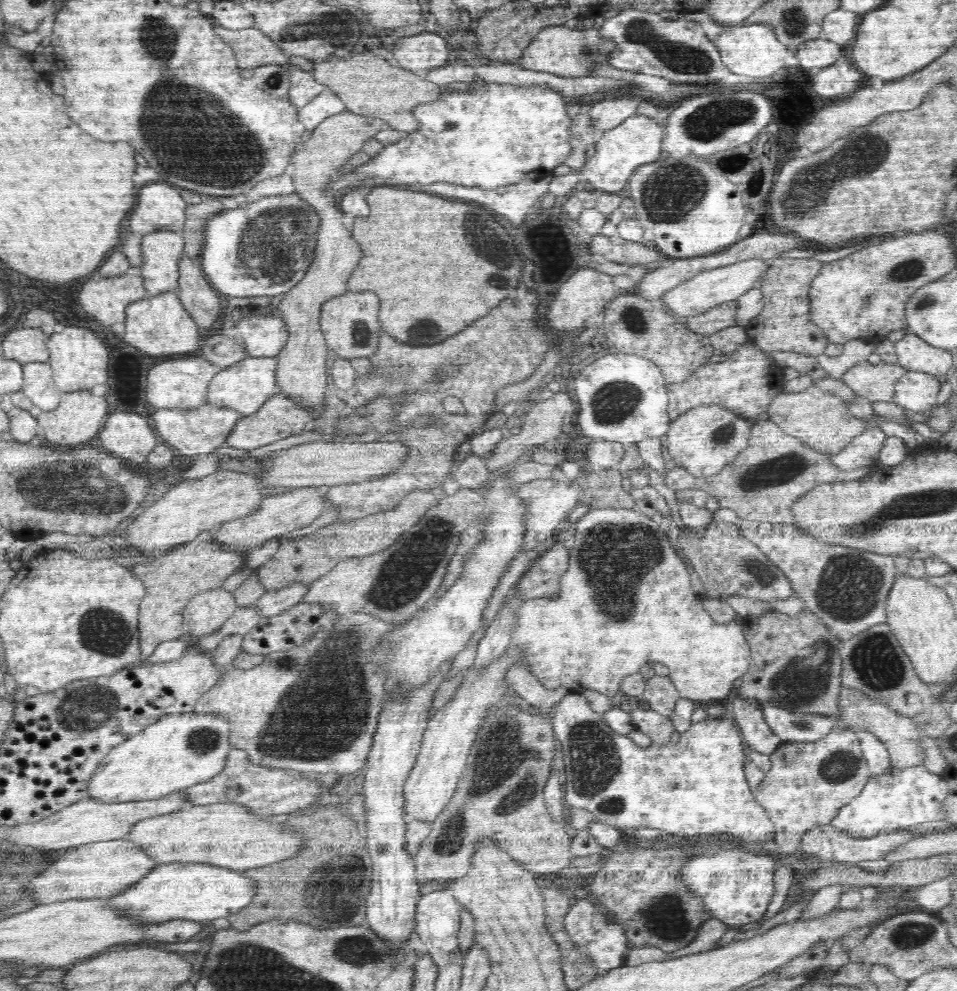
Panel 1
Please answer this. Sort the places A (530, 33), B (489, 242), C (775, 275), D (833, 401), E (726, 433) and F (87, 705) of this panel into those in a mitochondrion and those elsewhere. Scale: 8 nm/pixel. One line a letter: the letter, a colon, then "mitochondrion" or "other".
A: other
B: mitochondrion
C: other
D: other
E: mitochondrion
F: mitochondrion

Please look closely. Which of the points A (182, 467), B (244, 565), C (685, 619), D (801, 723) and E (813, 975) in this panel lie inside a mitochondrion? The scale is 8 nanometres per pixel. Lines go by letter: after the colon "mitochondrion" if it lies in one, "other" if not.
A: other
B: other
C: other
D: mitochondrion
E: other

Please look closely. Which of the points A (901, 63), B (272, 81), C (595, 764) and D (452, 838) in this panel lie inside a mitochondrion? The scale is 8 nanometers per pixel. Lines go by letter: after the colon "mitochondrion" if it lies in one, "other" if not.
A: other
B: mitochondrion
C: mitochondrion
D: mitochondrion

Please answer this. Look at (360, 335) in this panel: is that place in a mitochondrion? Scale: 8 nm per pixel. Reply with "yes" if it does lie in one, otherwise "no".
yes

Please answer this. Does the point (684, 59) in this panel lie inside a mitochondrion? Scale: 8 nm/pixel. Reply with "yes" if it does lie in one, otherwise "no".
yes

